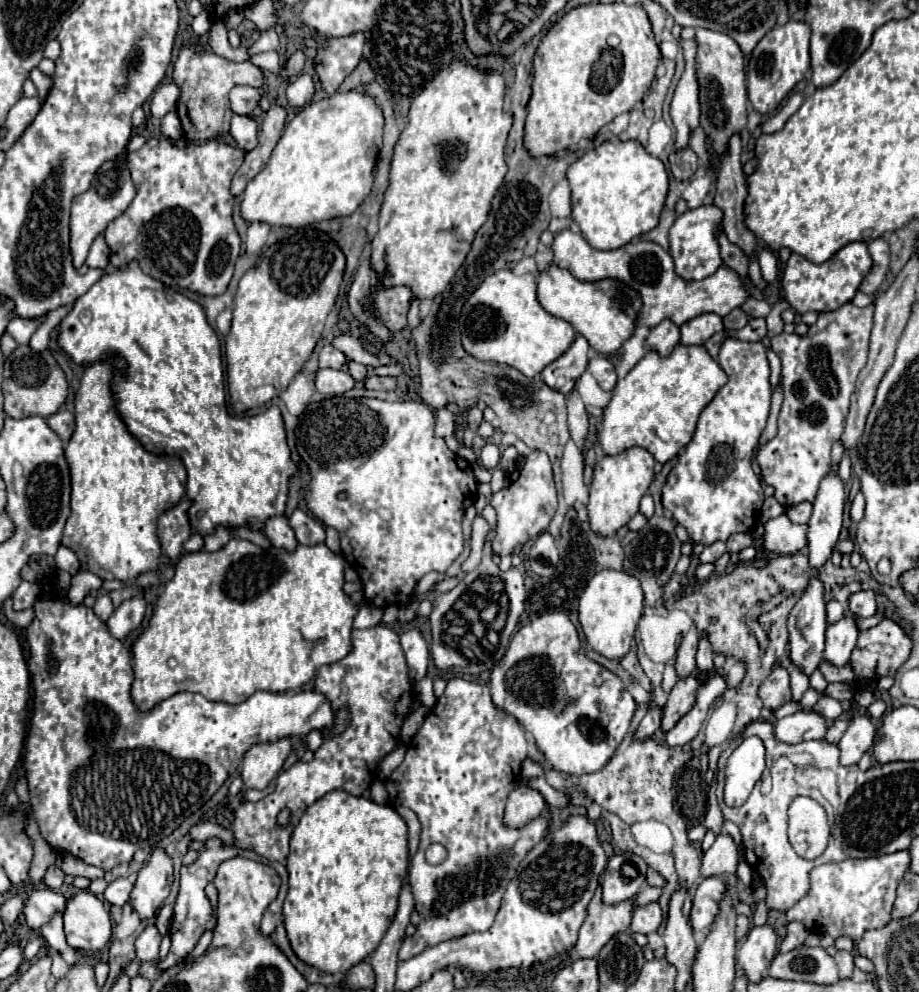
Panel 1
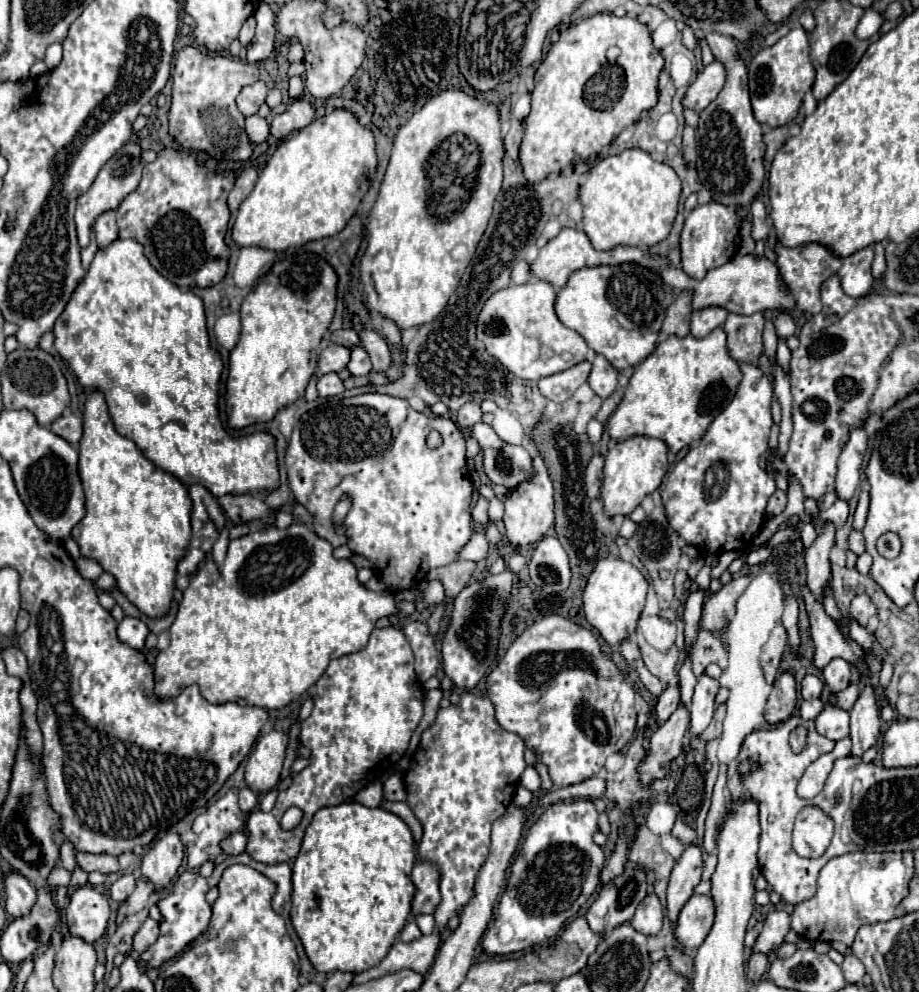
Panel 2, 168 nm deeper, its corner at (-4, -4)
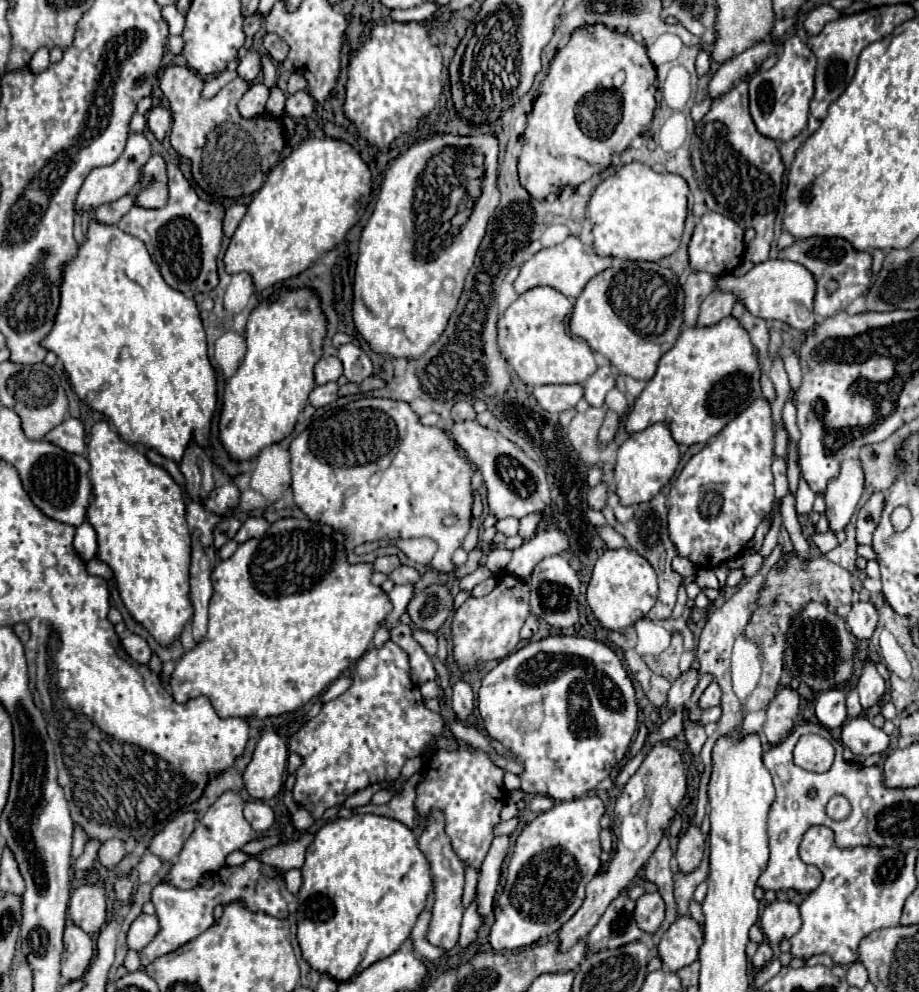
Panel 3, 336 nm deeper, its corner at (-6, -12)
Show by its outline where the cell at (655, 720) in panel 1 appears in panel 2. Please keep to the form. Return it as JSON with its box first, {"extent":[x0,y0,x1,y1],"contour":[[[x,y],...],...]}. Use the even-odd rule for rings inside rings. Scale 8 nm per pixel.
{"extent":[654,686,680,724],"contour":[[[668,686],[662,692],[662,696],[658,698],[656,708],[654,708],[658,724],[664,724],[670,718],[670,714],[678,708],[678,704],[680,704],[680,690],[678,690],[678,686]]]}

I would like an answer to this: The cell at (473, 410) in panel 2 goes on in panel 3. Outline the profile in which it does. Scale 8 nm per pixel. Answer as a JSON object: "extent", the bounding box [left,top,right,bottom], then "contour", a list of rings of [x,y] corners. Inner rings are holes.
{"extent":[450,402,476,420],"contour":[[[456,402],[450,410],[450,416],[452,416],[452,420],[474,420],[476,412],[470,402]]]}

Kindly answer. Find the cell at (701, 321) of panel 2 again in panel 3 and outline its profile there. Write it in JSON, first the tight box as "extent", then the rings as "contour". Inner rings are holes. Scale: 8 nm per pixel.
{"extent":[698,288,736,326],"contour":[[[720,288],[712,290],[700,306],[698,324],[700,326],[712,326],[712,324],[720,322],[724,316],[730,316],[734,302],[736,302],[736,296],[732,292],[726,292]]]}

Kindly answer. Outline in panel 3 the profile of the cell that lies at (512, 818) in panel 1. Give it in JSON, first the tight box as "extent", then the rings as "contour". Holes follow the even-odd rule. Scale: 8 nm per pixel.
{"extent":[478,836,508,916],"contour":[[[498,836],[492,840],[492,846],[482,862],[480,878],[478,878],[478,912],[480,916],[486,916],[492,912],[494,894],[500,882],[500,866],[504,862],[504,856],[508,852],[508,836]]]}

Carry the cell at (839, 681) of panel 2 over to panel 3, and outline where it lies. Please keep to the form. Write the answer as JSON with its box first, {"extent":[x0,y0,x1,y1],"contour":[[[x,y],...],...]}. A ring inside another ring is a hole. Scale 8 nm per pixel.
{"extent":[814,690,848,730],"contour":[[[828,690],[822,696],[816,698],[814,712],[818,722],[828,728],[828,730],[840,730],[844,722],[848,720],[846,716],[846,694],[840,690]]]}

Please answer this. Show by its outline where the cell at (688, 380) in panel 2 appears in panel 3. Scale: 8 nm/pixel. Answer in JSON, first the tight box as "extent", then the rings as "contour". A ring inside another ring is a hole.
{"extent":[626,316,762,444],"contour":[[[726,316],[712,326],[686,326],[676,344],[660,358],[654,378],[636,398],[626,430],[634,434],[650,424],[668,422],[678,444],[706,444],[756,398],[762,398],[760,374],[750,334],[734,316]]]}

